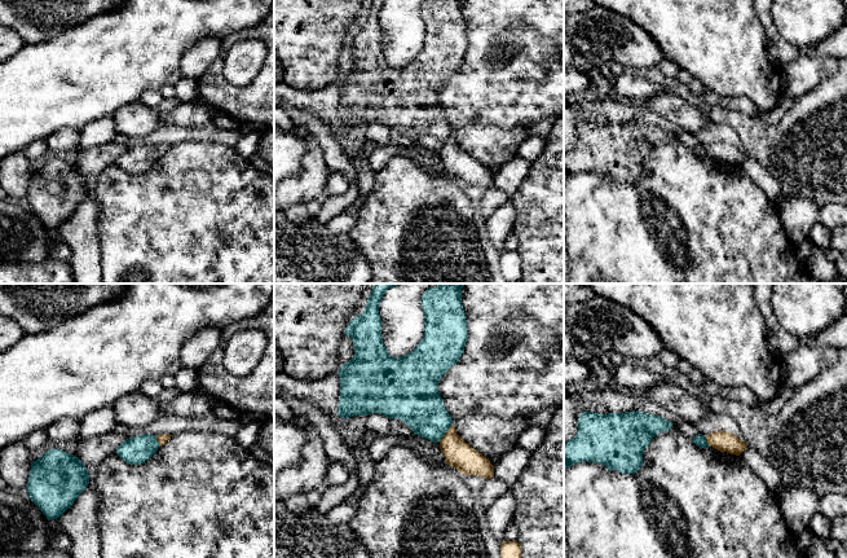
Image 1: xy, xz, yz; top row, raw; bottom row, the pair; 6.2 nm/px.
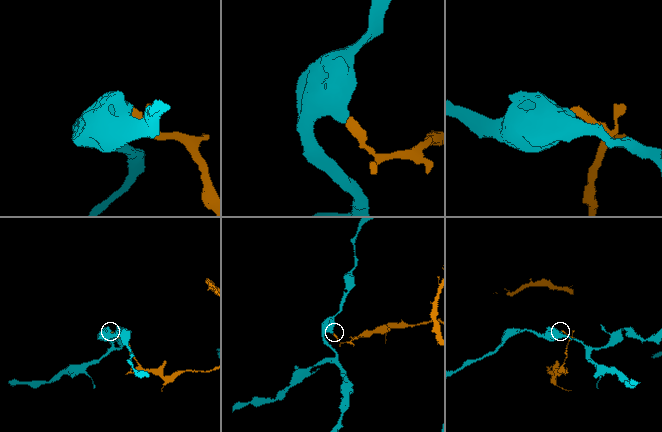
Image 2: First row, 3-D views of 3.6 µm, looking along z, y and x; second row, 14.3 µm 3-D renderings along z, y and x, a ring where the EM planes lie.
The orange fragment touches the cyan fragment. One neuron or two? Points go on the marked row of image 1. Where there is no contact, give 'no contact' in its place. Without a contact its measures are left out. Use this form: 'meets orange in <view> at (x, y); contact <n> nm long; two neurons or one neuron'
meets orange in xz at (445, 433); contact 130 nm long; two neurons

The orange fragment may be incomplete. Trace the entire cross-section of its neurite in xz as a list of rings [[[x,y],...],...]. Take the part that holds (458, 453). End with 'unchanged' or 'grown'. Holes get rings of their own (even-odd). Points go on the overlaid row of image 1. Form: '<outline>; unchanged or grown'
[[[451,425],[440,440],[445,463],[455,467],[463,475],[477,475],[485,479],[494,476],[494,466],[489,458],[466,443]]]; unchanged

